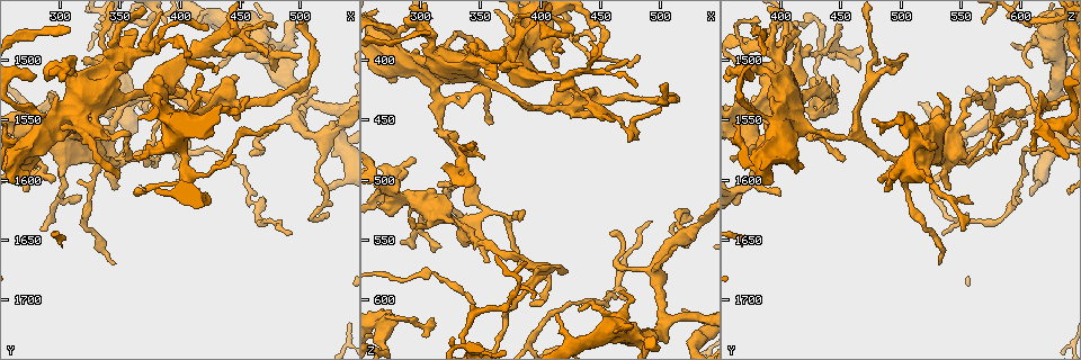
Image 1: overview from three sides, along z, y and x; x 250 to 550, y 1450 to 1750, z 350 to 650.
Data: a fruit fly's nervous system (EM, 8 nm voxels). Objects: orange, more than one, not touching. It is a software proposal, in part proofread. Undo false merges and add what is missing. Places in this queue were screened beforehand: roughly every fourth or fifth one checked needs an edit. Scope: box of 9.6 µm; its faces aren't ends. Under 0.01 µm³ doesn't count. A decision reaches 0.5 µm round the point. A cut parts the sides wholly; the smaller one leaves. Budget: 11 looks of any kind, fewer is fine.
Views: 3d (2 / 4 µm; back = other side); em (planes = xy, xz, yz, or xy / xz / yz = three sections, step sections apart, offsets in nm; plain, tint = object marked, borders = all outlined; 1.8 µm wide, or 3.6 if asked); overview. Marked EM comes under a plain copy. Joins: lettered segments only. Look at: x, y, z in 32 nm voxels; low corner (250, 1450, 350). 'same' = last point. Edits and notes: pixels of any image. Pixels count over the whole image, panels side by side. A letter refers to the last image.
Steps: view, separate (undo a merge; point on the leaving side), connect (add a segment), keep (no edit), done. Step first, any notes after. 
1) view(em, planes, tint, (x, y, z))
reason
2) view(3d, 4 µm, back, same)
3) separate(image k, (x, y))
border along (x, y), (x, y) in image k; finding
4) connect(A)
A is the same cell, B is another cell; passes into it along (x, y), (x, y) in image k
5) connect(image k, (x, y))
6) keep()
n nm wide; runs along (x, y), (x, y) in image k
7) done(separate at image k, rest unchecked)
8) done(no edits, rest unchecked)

view(em, planes, borders, (460, 1578, 544))
an open end

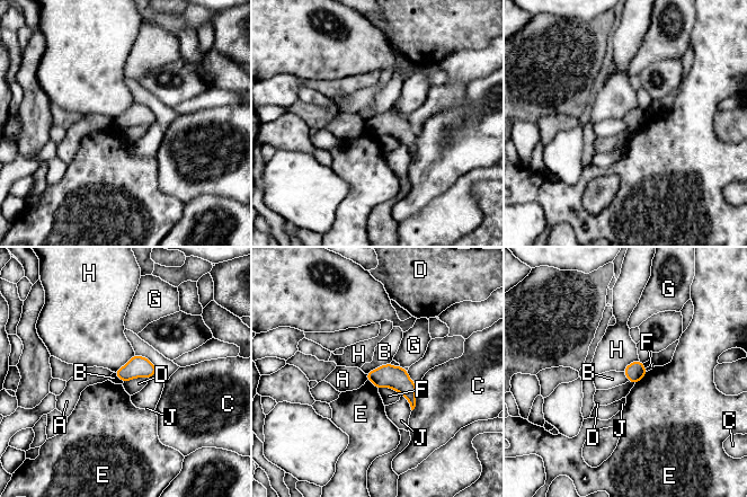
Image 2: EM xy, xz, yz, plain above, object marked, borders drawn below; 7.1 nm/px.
keep()
A, B, C, D, E, F, G, H and J are other cells; border along (390, 362), (365, 373) in image 2; no lettered segment goes on from it

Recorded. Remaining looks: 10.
view(3d, 4 µm, (354, 1584, 524))
sharp bend

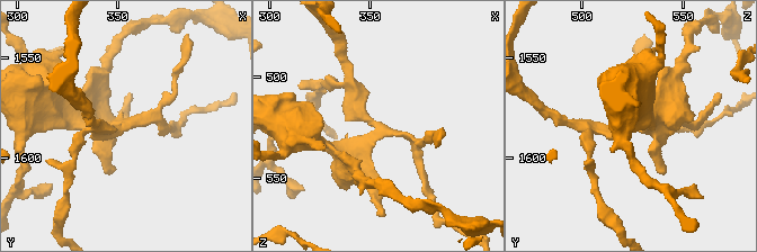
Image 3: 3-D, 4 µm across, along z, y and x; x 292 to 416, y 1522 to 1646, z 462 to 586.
view(em, planes, borders, (355, 1583, 524))
now the EM

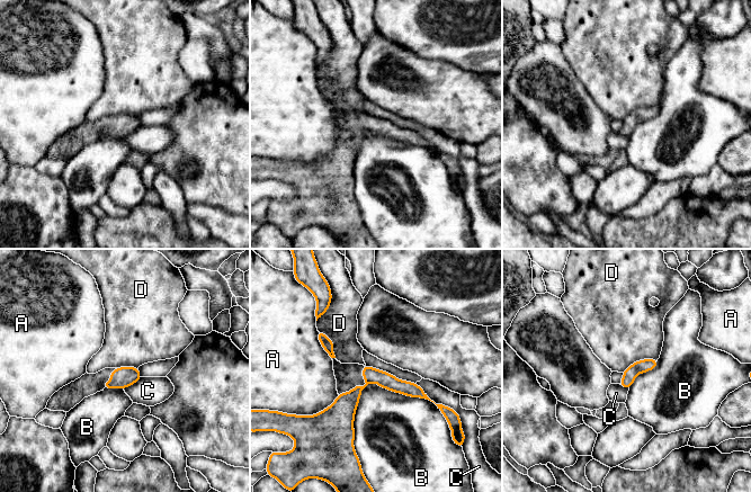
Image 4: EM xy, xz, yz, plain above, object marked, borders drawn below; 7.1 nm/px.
keep()
B touches over 550 nm; A, B, C and D are other cells; runs along (422, 395), (370, 379), (345, 405), (341, 432) in image 4; all the same neuron

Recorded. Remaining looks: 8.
view(em, xy, step 4, tint, (286, 1640, 552))
free end

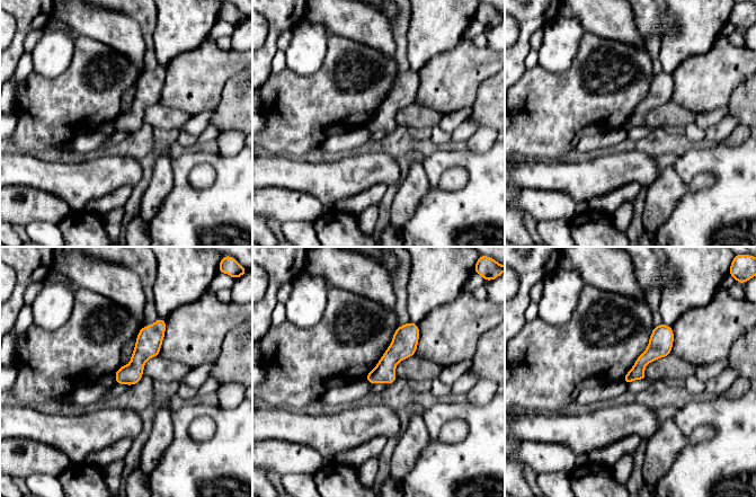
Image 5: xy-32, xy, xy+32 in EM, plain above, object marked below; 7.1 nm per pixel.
view(em, planes, borders, same)

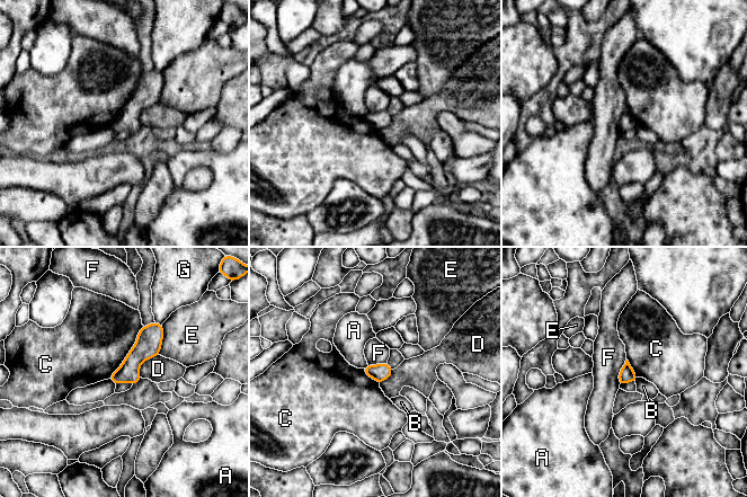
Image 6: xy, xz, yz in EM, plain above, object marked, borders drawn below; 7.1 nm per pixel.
keep()
C touches over 460 nm; A, B, C, D, E, F and G are other cells; border along (143, 326), (131, 351), (108, 378) in image 6; no lettered segment goes on from it

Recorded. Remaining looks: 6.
view(em, xz, step 16, tint, (292, 1528, 530))
tapers out

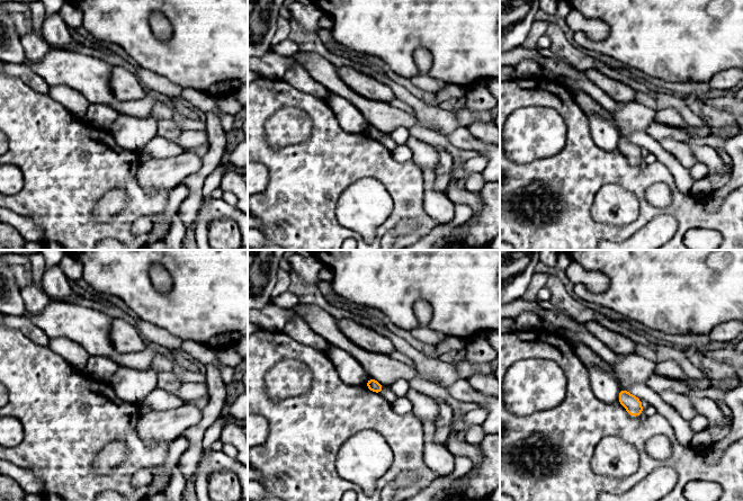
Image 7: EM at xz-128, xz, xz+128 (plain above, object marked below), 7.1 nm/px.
view(em, planes, borders, same)

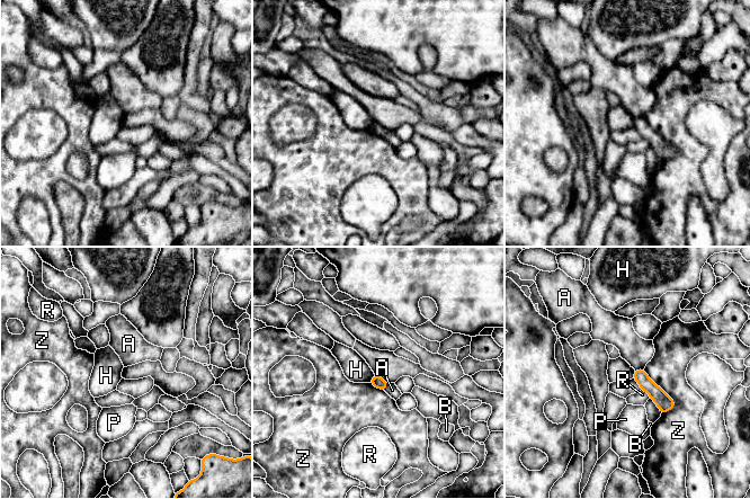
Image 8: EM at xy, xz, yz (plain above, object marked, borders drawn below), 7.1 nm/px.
keep()
80 nm wide; A, B, H, P, R and Z are other cells; border along (650, 398), (661, 412) in image 8; no lettered segment goes on from it

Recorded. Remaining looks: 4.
view(em, yz, step 4, tint, (486, 1530, 432))
narrows sharply

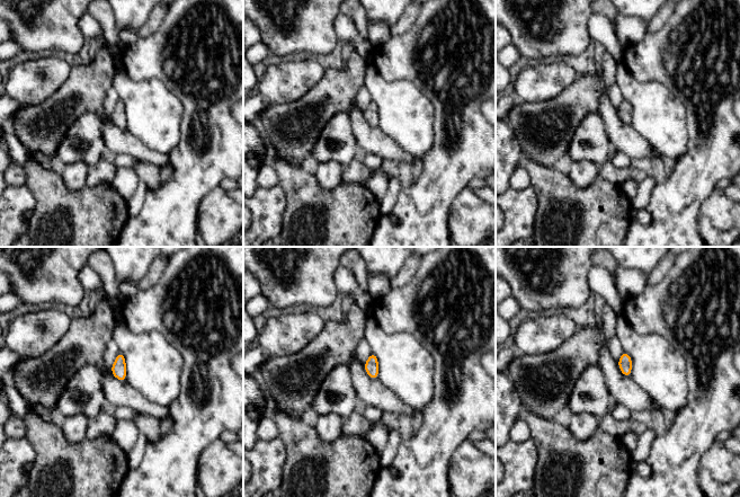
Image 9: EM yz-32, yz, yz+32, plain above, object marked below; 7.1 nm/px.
view(em, planes, tint, same)

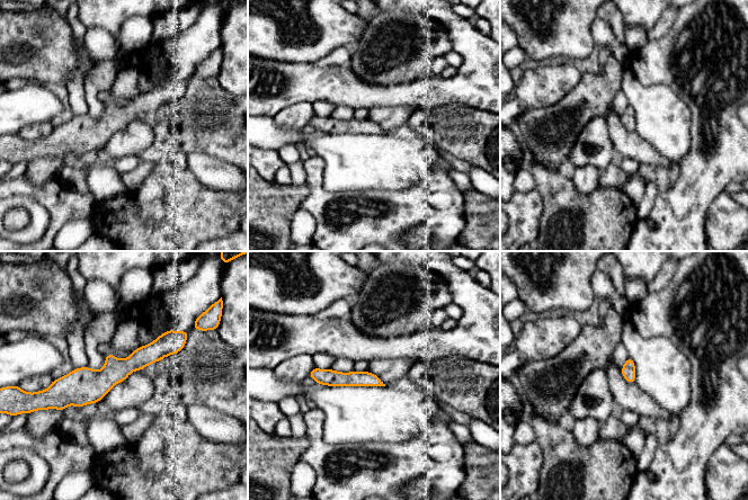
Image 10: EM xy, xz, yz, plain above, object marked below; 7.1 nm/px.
view(em, planes, borders, same)

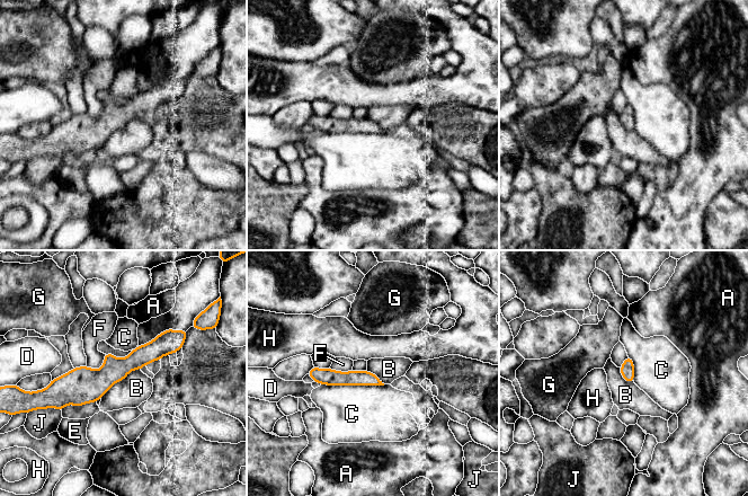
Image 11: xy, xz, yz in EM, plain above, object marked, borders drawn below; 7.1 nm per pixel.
keep()
A, B, C, D, E, F, G, H and J are other cells; border along (140, 369), (132, 370), (100, 397) in image 11; one neuron here

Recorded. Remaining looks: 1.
done(no edits, rest unchecked)

